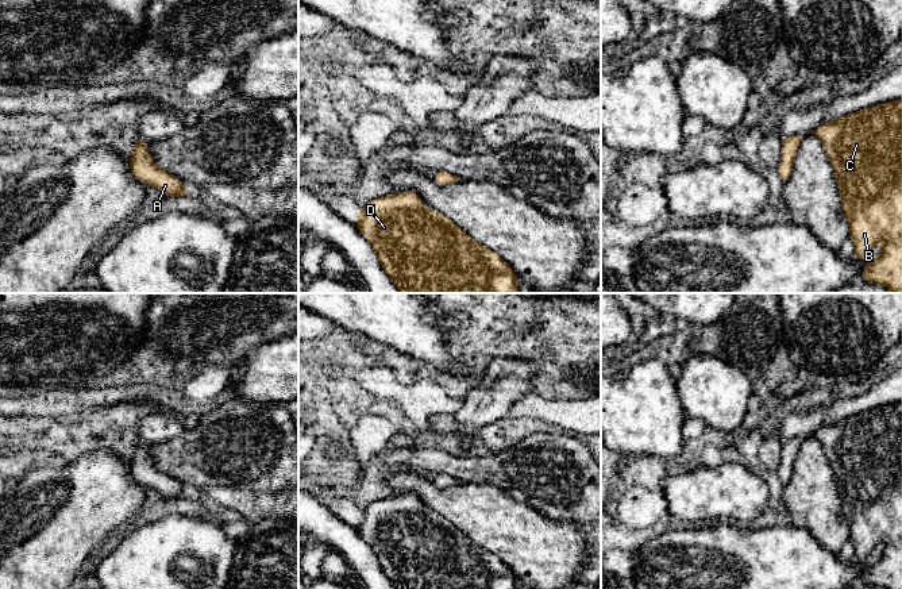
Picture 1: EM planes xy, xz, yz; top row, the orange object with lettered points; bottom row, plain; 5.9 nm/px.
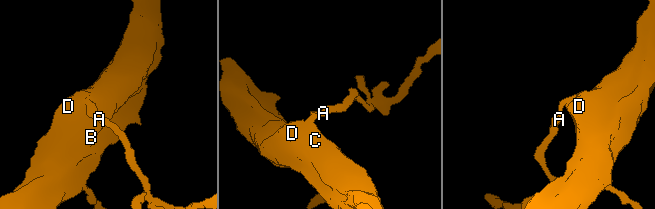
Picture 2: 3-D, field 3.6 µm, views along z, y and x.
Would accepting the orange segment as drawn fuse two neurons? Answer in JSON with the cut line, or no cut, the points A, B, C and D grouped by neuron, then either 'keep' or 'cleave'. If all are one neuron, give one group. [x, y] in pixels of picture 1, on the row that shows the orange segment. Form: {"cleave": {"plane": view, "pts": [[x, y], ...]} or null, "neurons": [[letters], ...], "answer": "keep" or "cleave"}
{"cleave": null, "neurons": [["A", "B", "C", "D"]], "answer": "keep"}

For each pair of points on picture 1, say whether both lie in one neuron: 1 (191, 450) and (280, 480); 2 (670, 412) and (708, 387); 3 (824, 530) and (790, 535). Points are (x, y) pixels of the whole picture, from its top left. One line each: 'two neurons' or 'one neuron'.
1: one neuron
2: two neurons
3: two neurons

